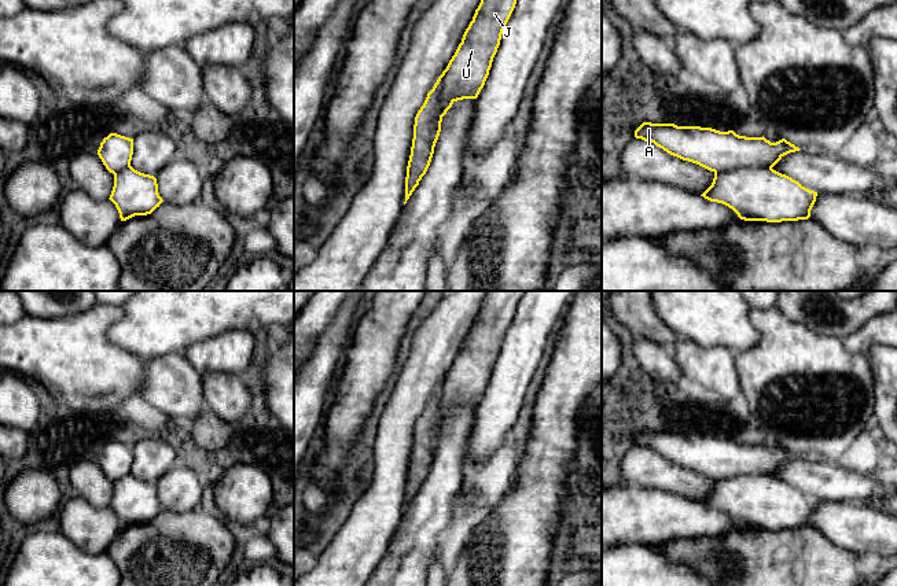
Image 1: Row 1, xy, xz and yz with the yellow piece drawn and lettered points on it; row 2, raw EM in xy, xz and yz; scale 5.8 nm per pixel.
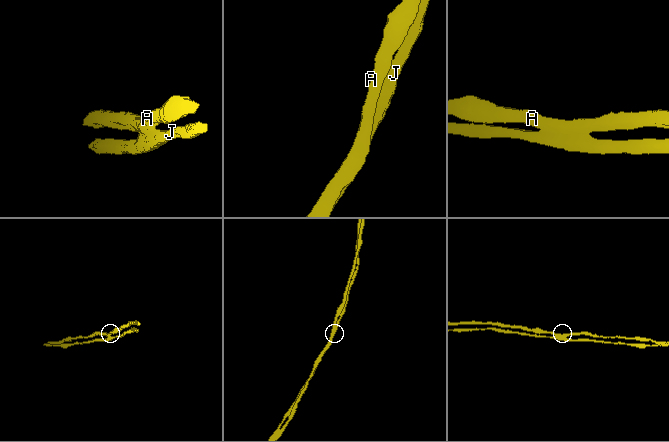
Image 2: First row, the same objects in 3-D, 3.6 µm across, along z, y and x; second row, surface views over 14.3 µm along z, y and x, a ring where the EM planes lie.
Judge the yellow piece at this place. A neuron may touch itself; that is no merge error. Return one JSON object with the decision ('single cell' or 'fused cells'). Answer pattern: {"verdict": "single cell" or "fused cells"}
{"verdict": "fused cells"}

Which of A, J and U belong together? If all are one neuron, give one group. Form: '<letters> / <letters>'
A / J U

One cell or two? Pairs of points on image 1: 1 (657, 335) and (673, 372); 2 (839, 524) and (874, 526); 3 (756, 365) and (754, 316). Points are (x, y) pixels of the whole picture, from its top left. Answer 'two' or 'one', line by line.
1: one
2: one
3: one

